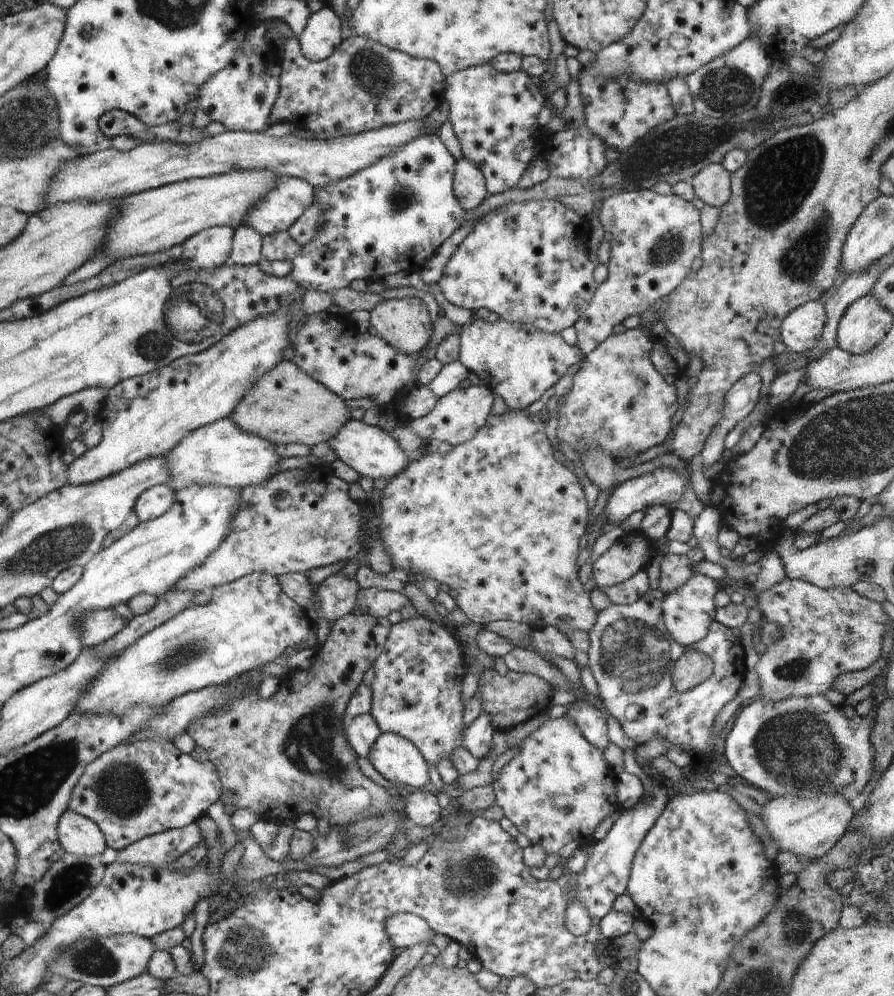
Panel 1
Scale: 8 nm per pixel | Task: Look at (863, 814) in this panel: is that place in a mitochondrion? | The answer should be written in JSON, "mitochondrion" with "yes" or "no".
{"mitochondrion":"no"}

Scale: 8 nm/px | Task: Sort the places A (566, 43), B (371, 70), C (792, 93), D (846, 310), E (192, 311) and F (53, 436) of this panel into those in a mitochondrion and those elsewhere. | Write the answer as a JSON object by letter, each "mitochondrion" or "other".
{"A":"other","B":"mitochondrion","C":"mitochondrion","D":"other","E":"mitochondrion","F":"other"}

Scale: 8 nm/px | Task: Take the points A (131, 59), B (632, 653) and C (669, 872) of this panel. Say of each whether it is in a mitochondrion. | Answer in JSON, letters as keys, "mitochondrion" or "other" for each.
{"A":"other","B":"mitochondrion","C":"other"}

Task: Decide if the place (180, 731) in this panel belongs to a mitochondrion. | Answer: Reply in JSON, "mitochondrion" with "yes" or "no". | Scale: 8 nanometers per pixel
{"mitochondrion":"no"}

